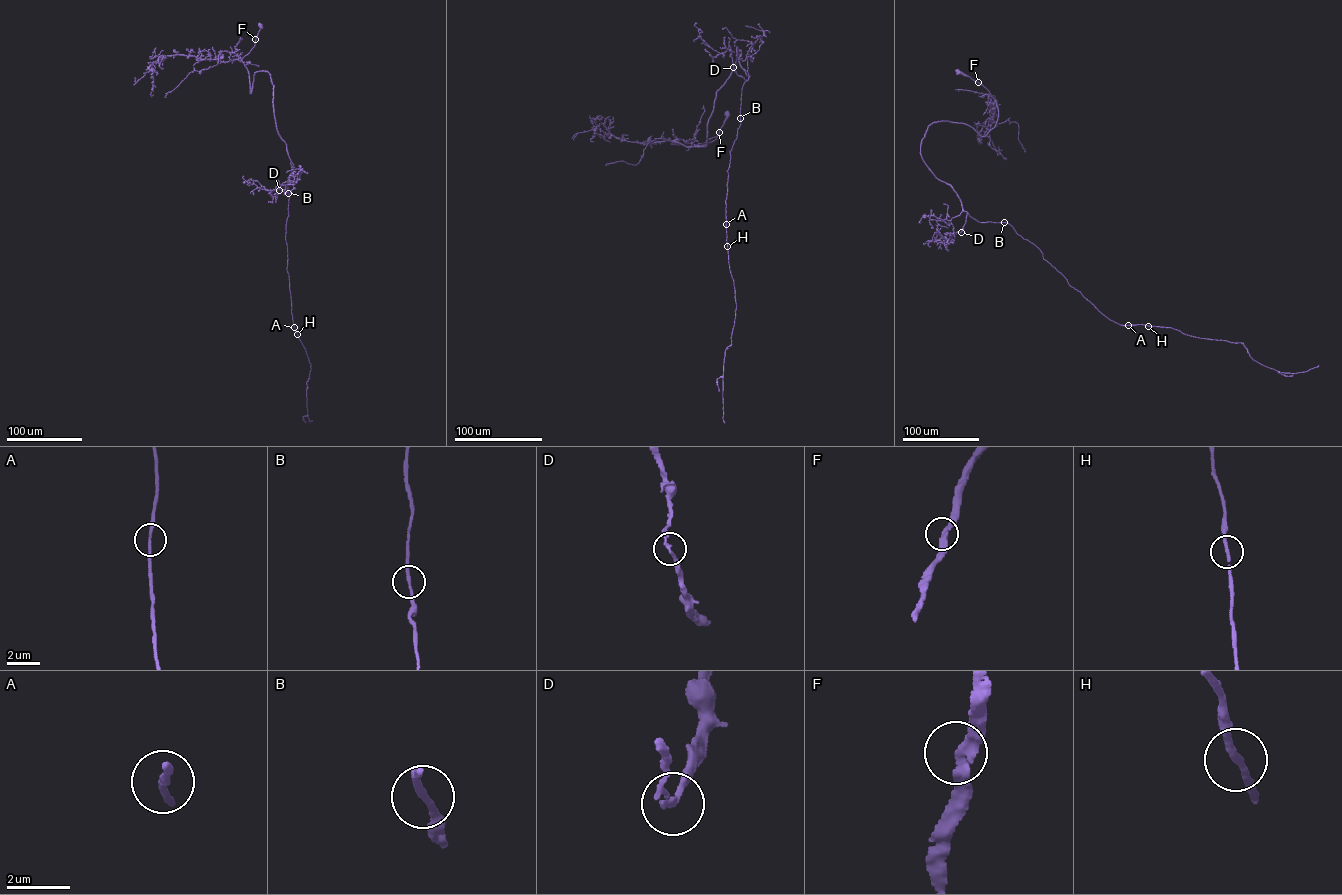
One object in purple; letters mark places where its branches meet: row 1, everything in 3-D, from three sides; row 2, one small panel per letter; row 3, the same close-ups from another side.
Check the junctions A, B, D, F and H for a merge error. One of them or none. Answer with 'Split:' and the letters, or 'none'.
Split: none

